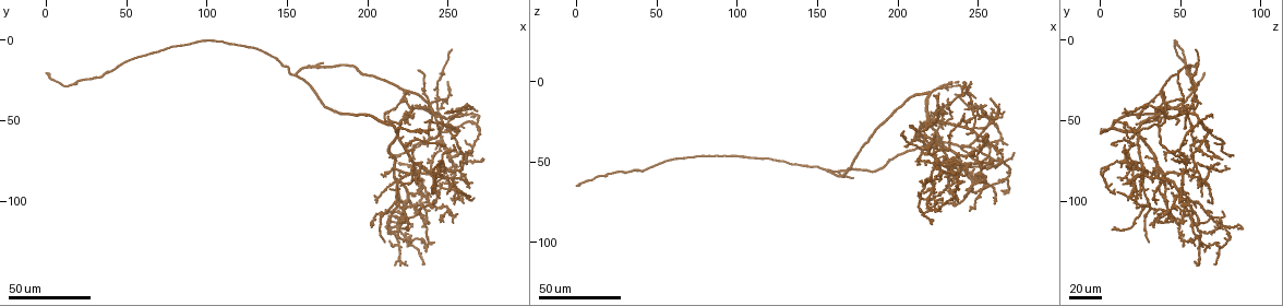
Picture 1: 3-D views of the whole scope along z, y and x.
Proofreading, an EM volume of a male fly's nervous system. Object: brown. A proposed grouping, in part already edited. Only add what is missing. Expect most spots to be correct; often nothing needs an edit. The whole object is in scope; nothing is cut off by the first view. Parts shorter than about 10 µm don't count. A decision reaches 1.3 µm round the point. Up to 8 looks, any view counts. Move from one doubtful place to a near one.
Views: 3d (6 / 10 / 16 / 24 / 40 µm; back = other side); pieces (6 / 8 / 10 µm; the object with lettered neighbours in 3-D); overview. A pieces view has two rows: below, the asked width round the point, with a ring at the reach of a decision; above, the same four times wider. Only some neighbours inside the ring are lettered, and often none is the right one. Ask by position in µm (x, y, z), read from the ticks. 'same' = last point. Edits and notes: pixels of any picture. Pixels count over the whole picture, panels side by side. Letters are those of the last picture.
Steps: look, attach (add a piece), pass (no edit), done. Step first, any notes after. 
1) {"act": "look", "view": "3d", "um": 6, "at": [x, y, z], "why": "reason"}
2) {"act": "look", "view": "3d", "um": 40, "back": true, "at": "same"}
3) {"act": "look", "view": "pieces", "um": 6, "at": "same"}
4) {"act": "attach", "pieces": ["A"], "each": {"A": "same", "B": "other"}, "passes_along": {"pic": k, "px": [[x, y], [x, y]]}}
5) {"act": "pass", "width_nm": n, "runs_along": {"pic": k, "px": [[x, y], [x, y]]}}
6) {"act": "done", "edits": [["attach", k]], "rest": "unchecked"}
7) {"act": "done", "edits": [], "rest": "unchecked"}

{"act": "look", "view": "3d", "um": 40, "at": [264, 50, 60], "why": "free end"}

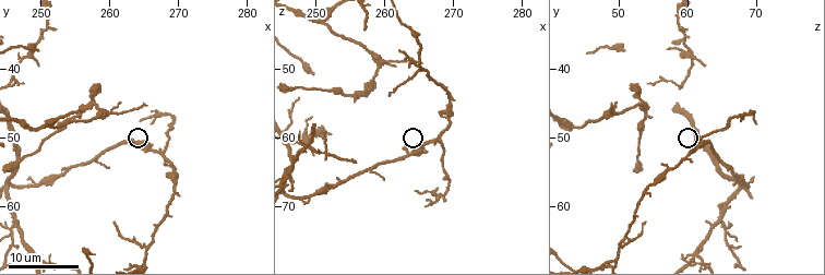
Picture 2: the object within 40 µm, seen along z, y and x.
{"act": "look", "view": "pieces", "um": 10, "at": [263.5, 50.5, 61.0], "why": "see the neighbours"}

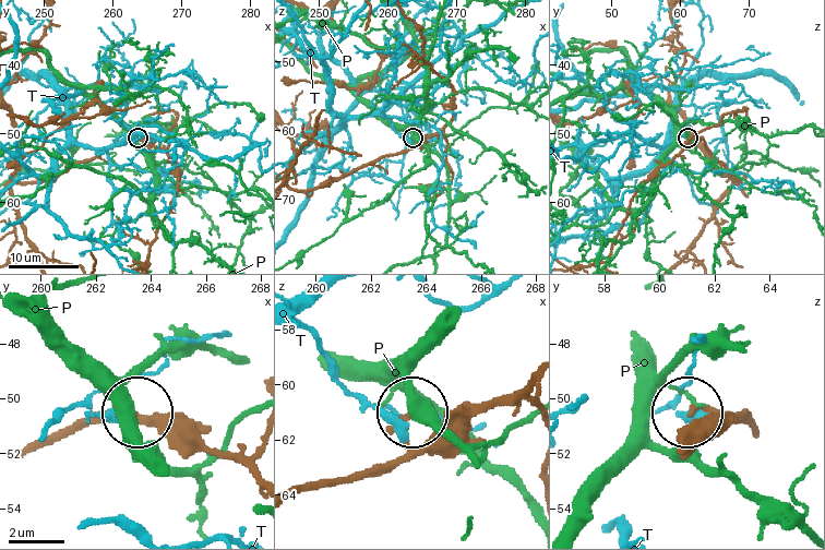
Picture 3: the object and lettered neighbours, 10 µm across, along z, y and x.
{"act": "pass", "each": {"P": "other", "T": "other"}, "found": "none of them fits"}

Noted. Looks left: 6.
{"act": "look", "view": "3d", "um": 24, "at": [232, 20, 48], "why": "end of a long branch"}

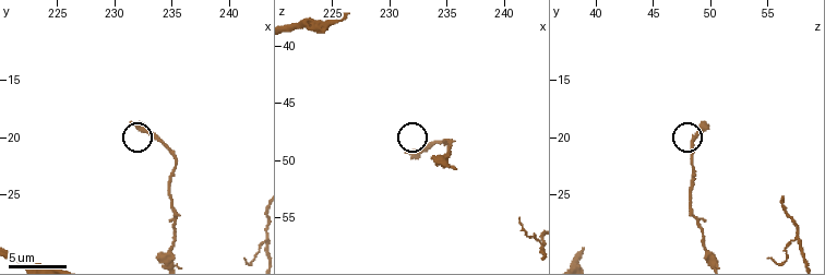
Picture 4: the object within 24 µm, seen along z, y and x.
{"act": "look", "view": "pieces", "um": 8, "at": [231.4, 18.8, 49.2]}

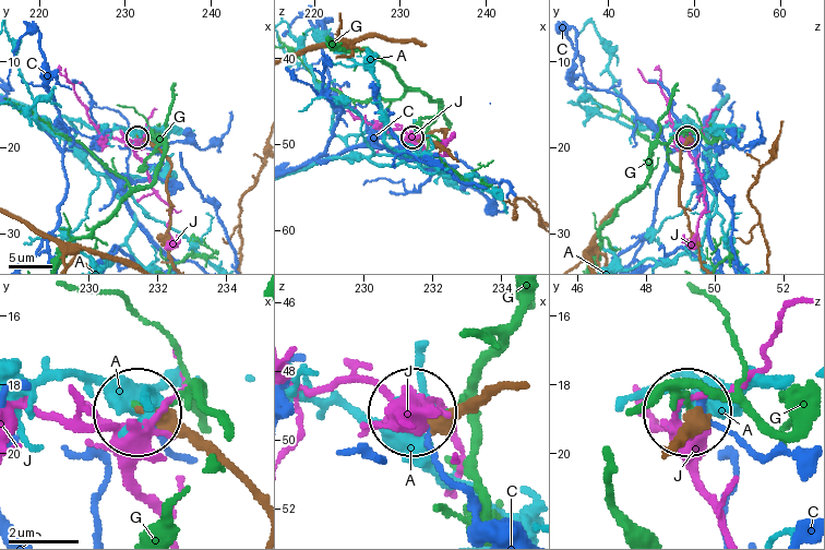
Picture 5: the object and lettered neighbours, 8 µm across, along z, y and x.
{"act": "pass", "each": {"A": "other", "C": "other", "G": "other", "J": "other"}, "runs_along": {"pic": 5, "px": [[700, 256], [697, 237], [680, 202], [680, 154], [686, 136]]}, "found": "none of them fits"}

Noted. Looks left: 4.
{"act": "look", "view": "3d", "um": 40, "at": [248, 46, 14], "why": "thin end"}

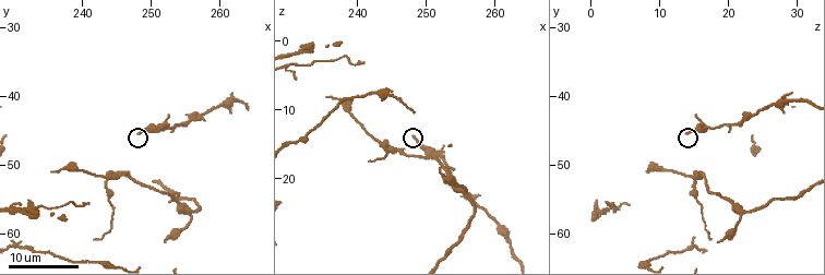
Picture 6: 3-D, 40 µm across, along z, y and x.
{"act": "look", "view": "pieces", "um": 10, "at": [248.5, 45.0, 14.0]}

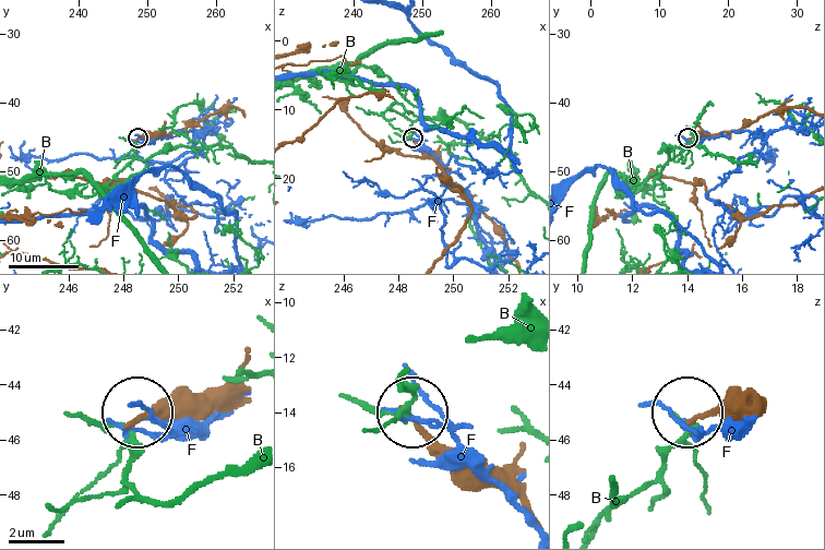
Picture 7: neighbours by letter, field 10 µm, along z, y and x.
{"act": "pass", "each": {"B": "other", "F": "other"}, "runs_along": {"pic": 7, "px": [[753, 399], [725, 399], [692, 418]]}, "found": "no lettered piece goes on from it"}

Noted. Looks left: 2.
{"act": "look", "view": "3d", "um": 24, "at": [174, 14, 60]}

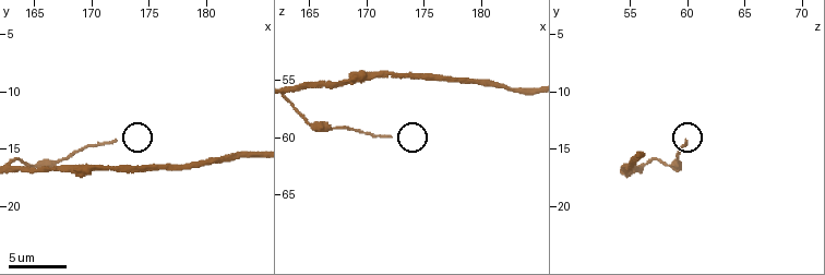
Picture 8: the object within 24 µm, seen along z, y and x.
{"act": "look", "view": "pieces", "um": 8, "at": [172.0, 14.2, 60.0]}

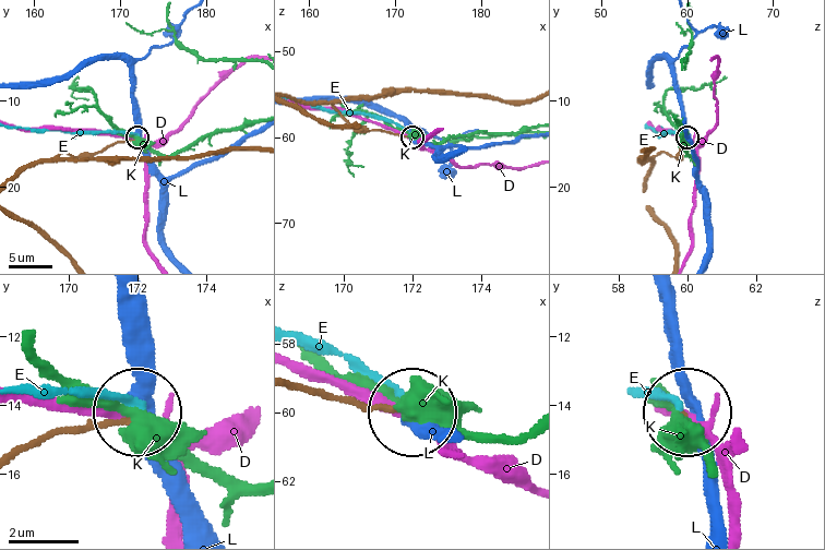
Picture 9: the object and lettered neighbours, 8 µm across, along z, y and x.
{"act": "pass", "width_nm": 140, "each": {"D": "other", "E": "other", "K": "other", "L": "other"}, "runs_along": {"pic": 9, "px": [[24, 452], [135, 410]]}, "found": "no lettered piece goes on from it"}

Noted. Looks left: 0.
{"act": "done", "edits": [], "rest": "unchecked"}

